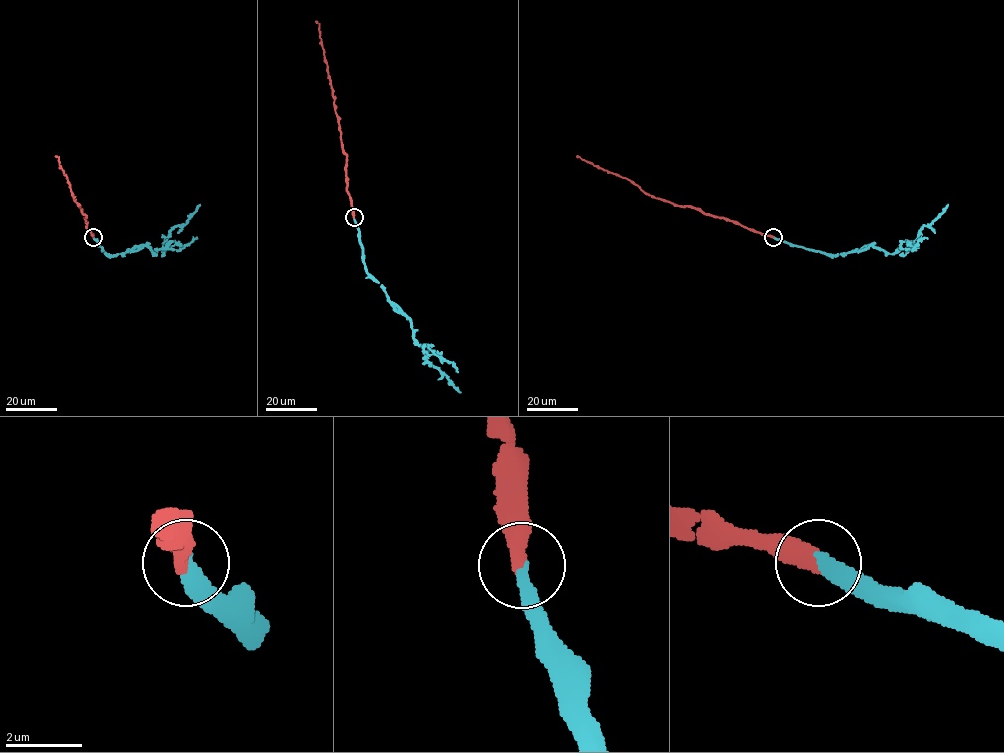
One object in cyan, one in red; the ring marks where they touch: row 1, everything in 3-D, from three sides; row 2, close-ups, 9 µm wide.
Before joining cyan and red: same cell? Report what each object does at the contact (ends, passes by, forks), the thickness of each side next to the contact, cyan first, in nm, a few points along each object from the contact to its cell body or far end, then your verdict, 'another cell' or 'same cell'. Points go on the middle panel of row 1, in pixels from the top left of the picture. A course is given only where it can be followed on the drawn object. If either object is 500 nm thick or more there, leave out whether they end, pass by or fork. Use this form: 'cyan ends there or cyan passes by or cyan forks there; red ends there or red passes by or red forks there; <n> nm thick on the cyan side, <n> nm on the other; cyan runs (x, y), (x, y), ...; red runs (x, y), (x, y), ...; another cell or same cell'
cyan ends there; red ends there; 360 nm thick on the cyan side, 460 nm on the other; cyan runs (354, 217), (366, 271), (407, 317), (413, 339), (429, 347), (425, 360), (460, 392); red runs (354, 217), (347, 190), (346, 155), (319, 38), (319, 24), (316, 21); same cell

